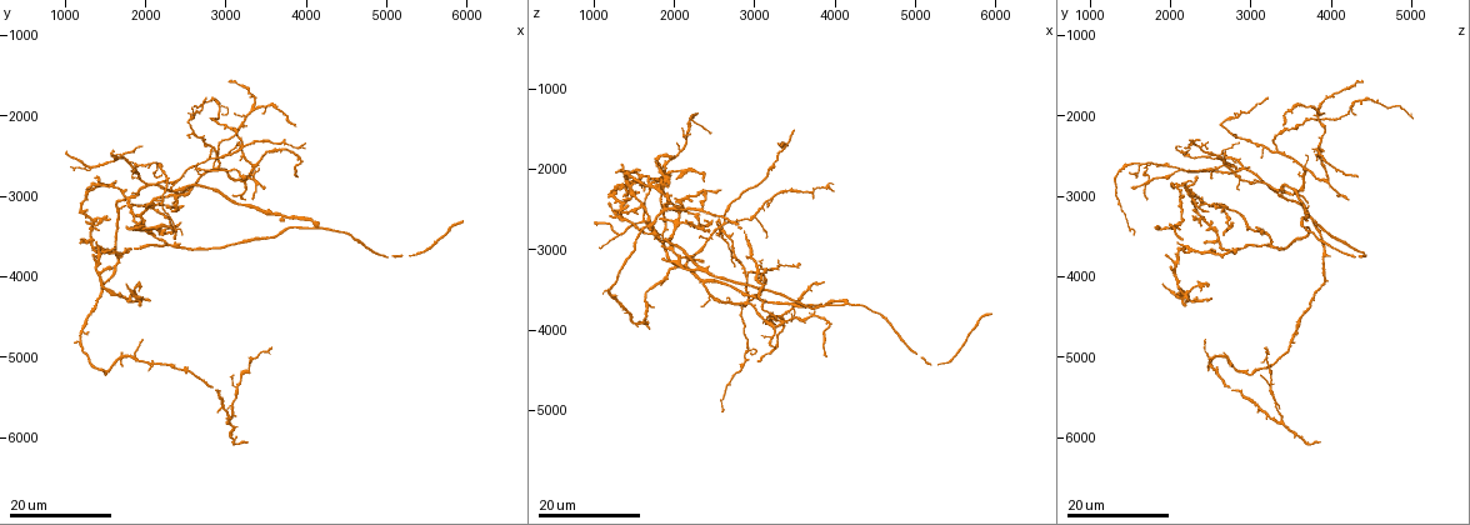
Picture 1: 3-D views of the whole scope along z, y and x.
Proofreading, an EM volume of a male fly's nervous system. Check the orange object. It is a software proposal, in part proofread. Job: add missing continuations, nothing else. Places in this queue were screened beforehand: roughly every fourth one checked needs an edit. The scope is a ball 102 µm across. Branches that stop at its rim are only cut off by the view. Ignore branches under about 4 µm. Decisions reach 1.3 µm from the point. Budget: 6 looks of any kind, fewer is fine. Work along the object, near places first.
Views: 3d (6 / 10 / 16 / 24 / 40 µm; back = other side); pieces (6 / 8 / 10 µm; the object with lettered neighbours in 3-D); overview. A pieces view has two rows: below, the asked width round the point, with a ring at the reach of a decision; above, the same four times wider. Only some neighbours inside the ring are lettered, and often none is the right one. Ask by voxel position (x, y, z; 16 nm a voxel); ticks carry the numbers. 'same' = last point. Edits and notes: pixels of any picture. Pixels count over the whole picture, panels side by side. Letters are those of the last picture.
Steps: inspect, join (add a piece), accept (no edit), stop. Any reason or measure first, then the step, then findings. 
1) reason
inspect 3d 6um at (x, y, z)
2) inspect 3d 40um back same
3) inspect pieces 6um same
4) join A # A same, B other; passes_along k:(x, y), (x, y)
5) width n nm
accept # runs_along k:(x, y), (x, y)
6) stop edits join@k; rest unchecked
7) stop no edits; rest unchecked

end of a long branch
inspect 3d 24um at (2800, 1800, 3200)

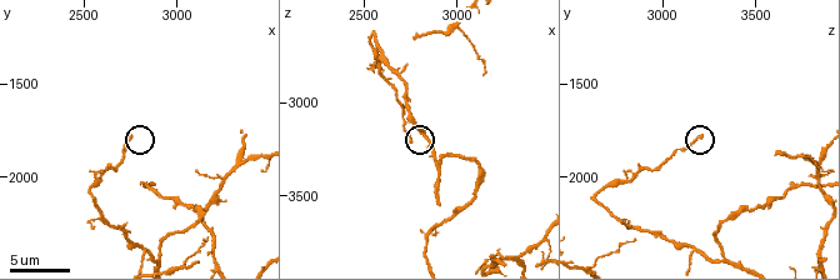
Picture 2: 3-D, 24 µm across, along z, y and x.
inspect 3d 6um at (2760, 1780, 3200)

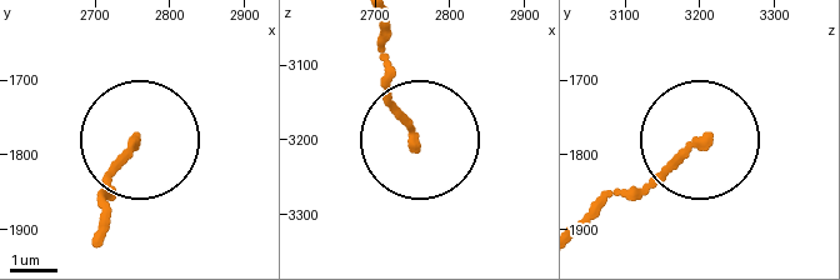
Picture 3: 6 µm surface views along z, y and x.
inspect pieces 8um at (2755, 1785, 3205)

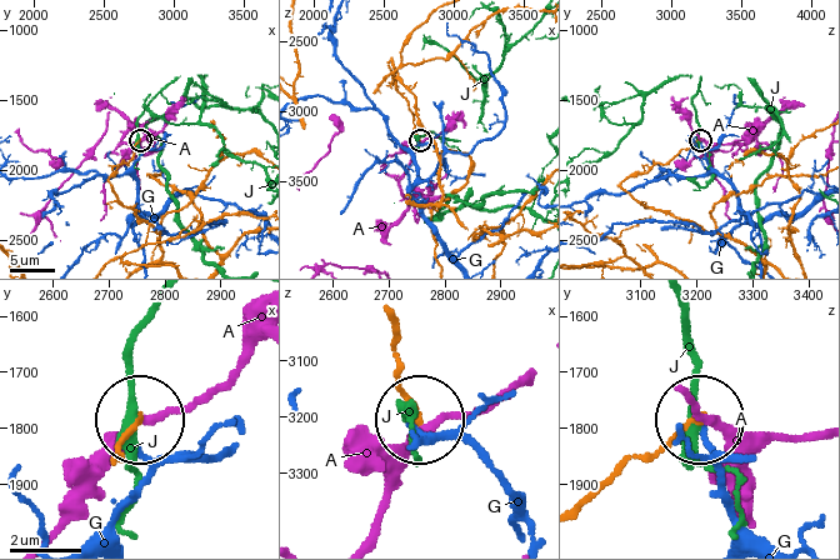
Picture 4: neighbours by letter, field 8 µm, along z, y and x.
accept # A other, G other, J other; runs_along 4:(138, 216), (109, 181), (129, 163), (139, 140); none of them fits

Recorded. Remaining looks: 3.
branch stops here
inspect 3d 16um at (2350, 3450, 3150)

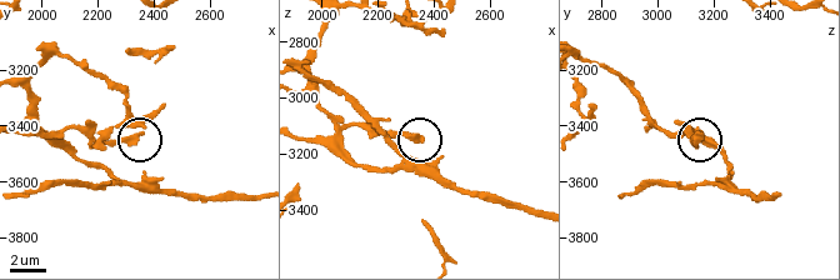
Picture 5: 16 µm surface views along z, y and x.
see the neighbours
inspect pieces 6um at (2360, 3440, 3150)

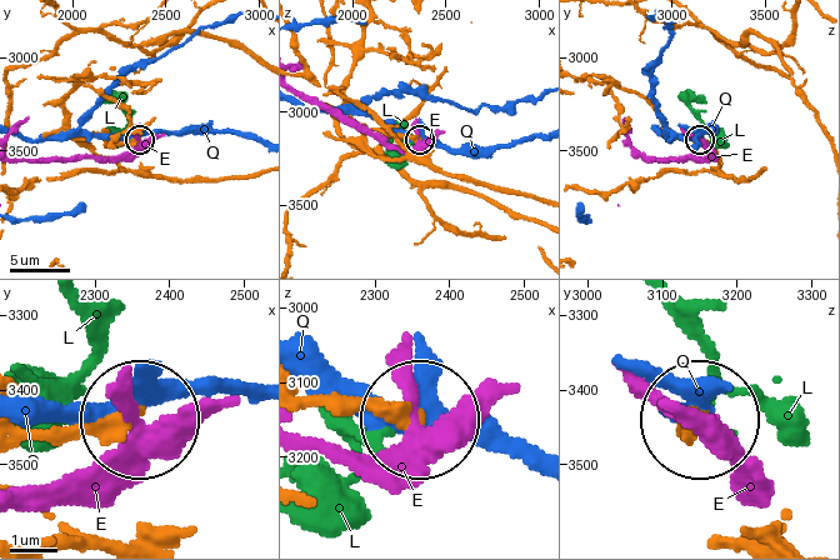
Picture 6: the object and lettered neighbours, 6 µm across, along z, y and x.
accept # E other, L other, Q other; no lettered piece goes on from it

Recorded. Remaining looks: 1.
stop no edits; rest unchecked

